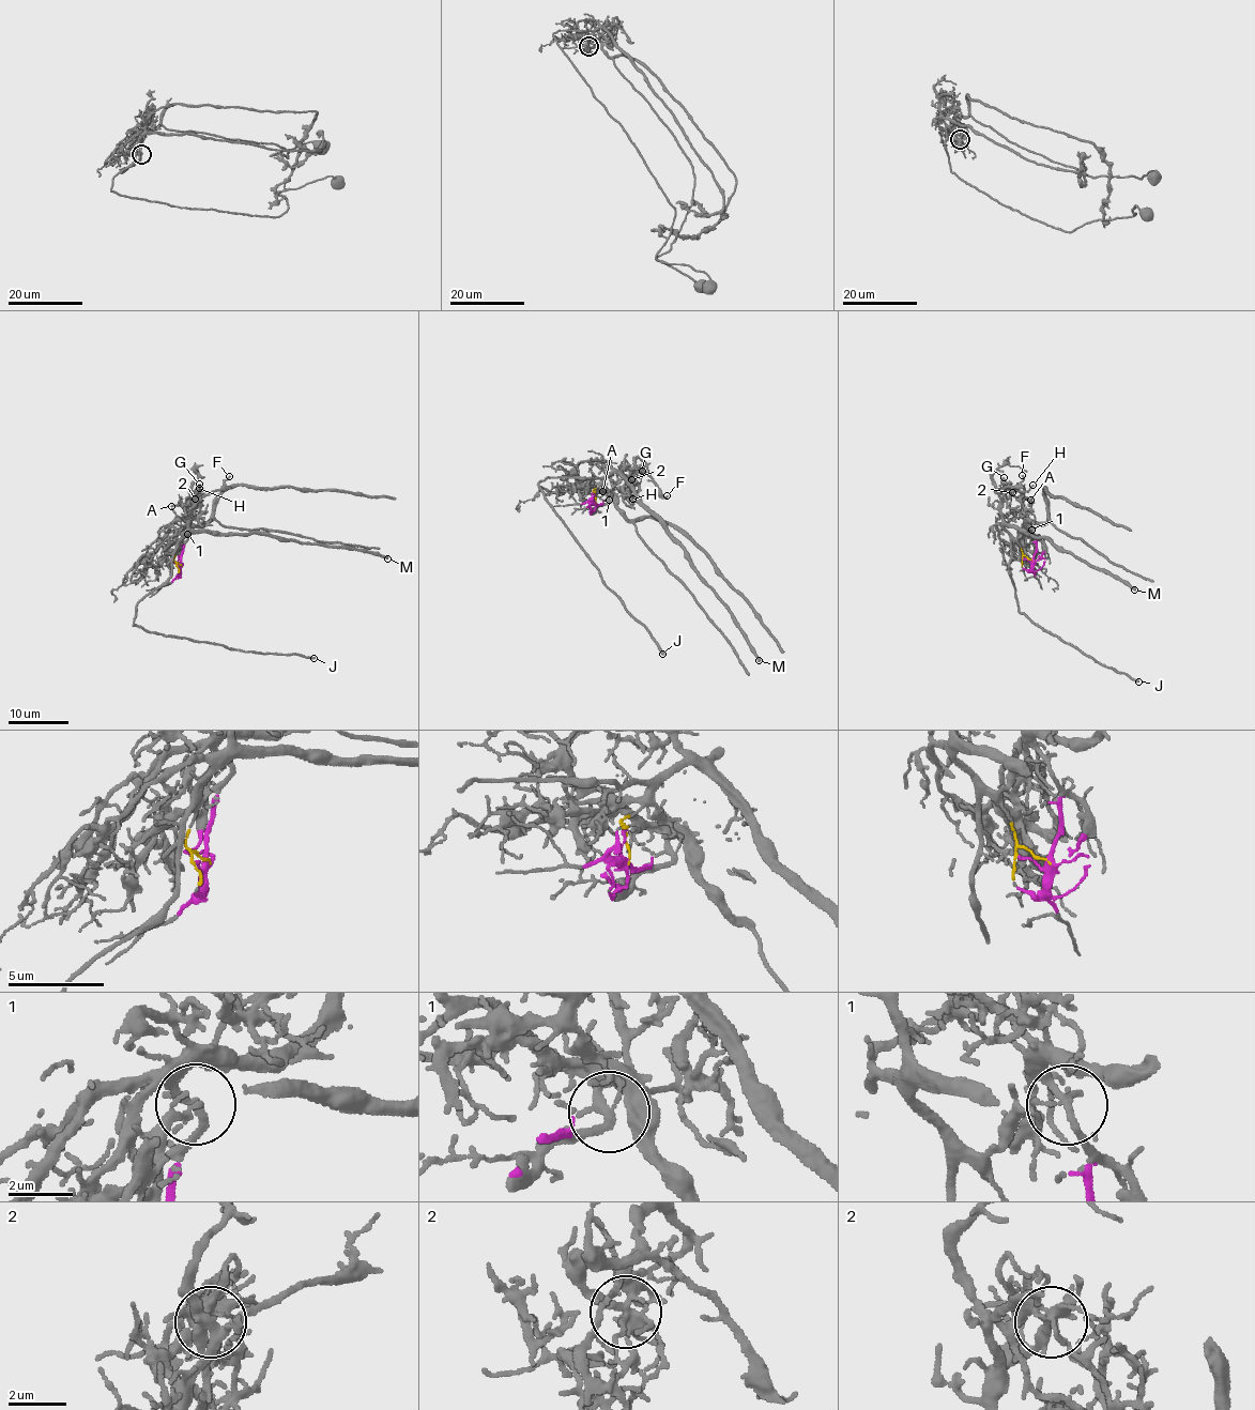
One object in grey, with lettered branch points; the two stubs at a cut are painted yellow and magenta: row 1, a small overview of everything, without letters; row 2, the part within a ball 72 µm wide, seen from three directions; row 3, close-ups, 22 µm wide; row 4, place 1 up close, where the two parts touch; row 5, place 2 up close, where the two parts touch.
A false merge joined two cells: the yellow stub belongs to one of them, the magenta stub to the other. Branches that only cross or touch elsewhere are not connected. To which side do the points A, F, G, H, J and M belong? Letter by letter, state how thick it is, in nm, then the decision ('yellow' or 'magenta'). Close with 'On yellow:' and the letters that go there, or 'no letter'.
A: 120 nm | magenta
F: 130 nm | yellow
G: 130 nm | yellow
H: 120 nm | yellow
J: 280 nm | yellow
M: 300 nm | yellow
On yellow: F, G, H, J, M

